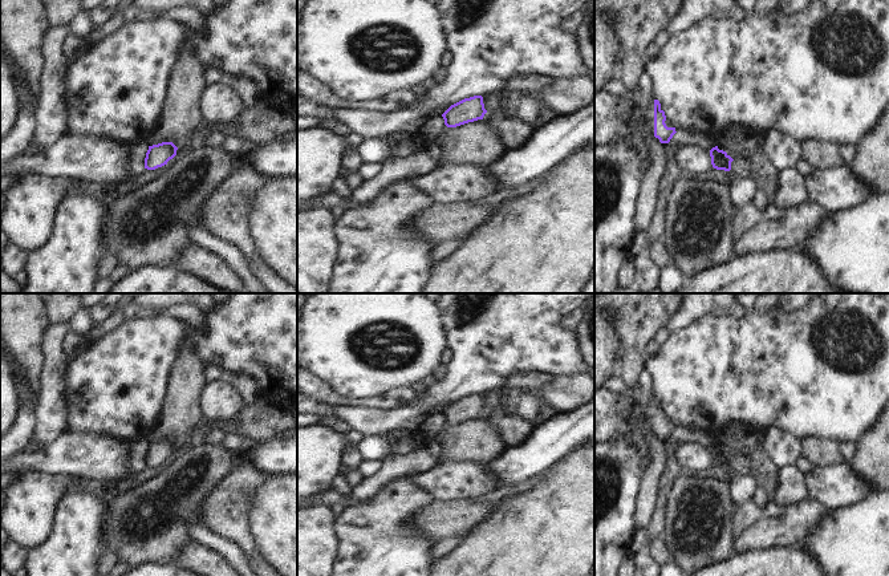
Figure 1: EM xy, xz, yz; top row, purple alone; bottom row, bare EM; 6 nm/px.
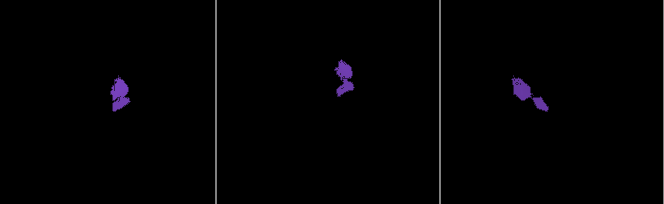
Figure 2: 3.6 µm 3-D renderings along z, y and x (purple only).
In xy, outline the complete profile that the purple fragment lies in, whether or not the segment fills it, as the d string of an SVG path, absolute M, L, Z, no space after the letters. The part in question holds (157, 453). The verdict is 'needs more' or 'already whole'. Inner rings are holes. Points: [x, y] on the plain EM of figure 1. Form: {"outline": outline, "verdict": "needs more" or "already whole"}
{"outline": "M162 439L149 443L145 455L145 466L155 467L167 462L167 459L176 453L176 447L178 445L172 439Z", "verdict": "already whole"}

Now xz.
{"outline": "M474 393L451 402L443 411L447 425L456 425L468 419L483 417L487 407L484 406L483 394Z", "verdict": "already whole"}

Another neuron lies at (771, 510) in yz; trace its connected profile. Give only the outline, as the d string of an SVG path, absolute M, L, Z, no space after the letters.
M760 496L759 500L762 502L764 514L768 518L779 518L784 514L784 510L779 508L771 496Z

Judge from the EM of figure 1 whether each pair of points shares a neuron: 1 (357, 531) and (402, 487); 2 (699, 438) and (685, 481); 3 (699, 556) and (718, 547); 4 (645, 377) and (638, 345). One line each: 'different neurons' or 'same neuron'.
1: same neuron
2: different neurons
3: same neuron
4: different neurons

